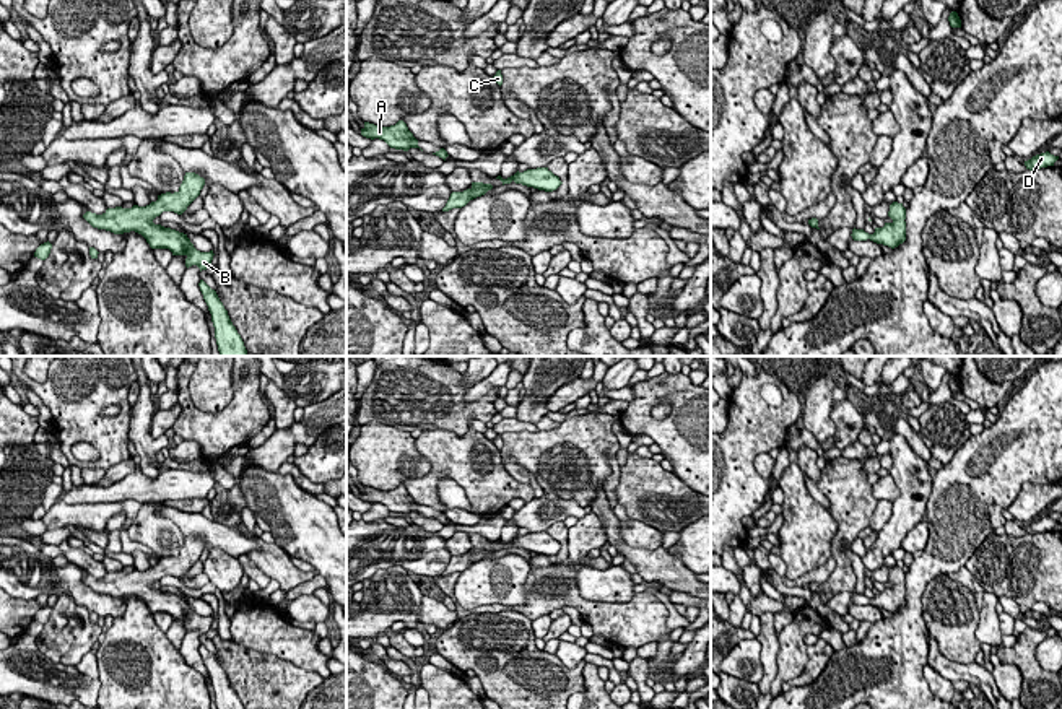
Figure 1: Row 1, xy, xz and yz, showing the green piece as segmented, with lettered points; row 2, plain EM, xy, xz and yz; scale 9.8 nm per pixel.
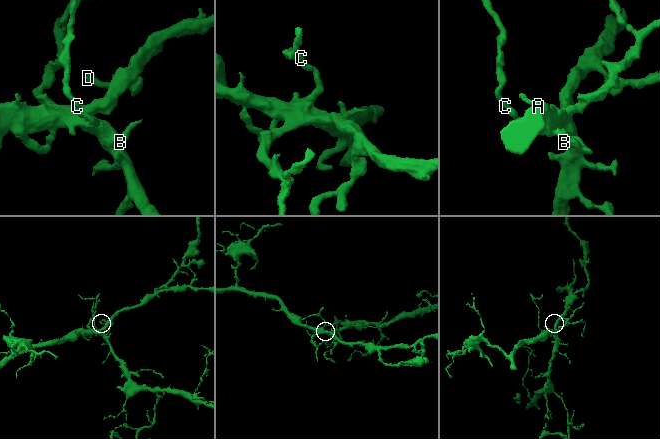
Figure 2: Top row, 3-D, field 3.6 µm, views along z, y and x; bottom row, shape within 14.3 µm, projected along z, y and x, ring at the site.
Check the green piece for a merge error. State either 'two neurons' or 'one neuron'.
one neuron

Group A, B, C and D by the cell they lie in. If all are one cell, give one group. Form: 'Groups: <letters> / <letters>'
Groups: A B C D

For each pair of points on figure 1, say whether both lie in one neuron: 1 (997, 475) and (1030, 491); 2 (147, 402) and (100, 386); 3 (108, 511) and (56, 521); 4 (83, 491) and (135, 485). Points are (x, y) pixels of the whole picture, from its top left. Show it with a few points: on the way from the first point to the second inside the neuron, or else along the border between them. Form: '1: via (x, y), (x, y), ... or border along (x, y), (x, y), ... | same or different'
1: border along (1044, 483), (1025, 483), (1007, 508) | different
2: border along (132, 407), (127, 439) | different
3: via (95, 514), (69, 514) | same
4: via (96, 493), (122, 490) | same

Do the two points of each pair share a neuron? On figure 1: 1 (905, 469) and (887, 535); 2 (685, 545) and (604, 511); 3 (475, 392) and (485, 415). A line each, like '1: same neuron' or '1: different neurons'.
1: same neuron
2: different neurons
3: different neurons

